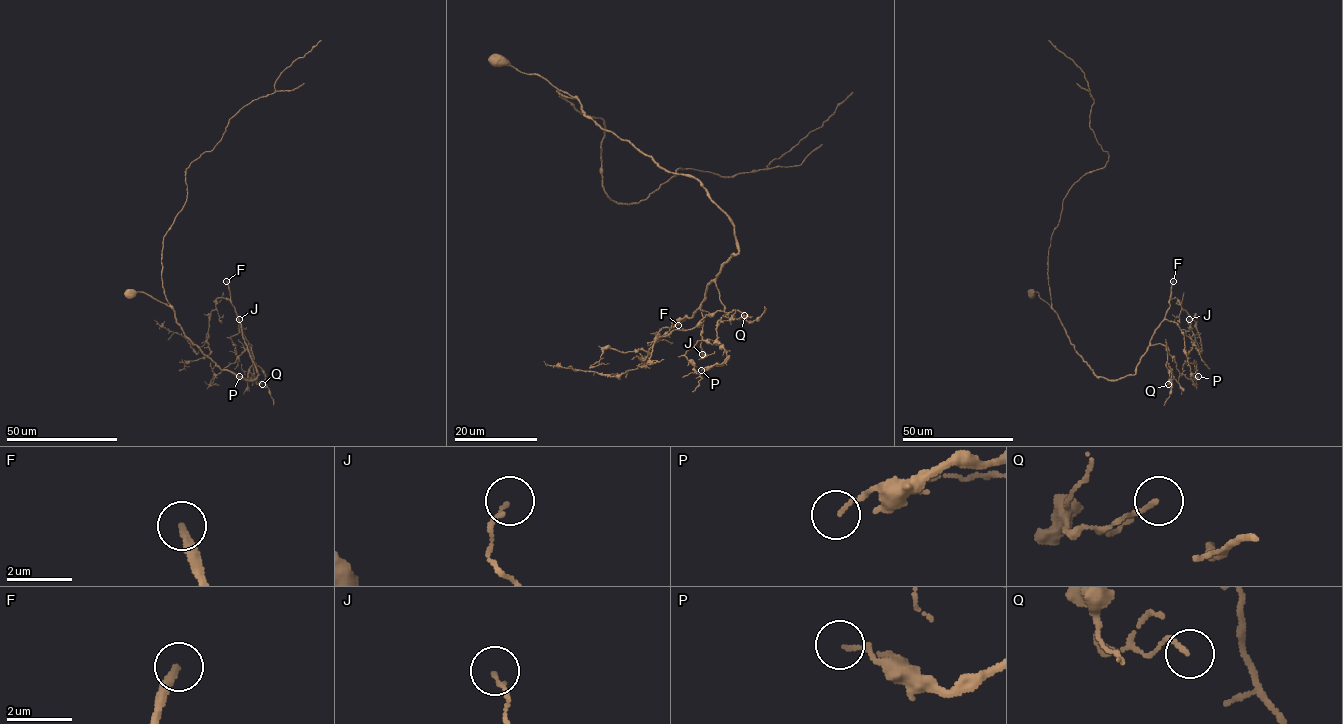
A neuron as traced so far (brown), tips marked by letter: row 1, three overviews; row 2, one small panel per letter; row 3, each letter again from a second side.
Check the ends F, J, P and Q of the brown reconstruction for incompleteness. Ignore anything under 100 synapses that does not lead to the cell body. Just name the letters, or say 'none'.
F

